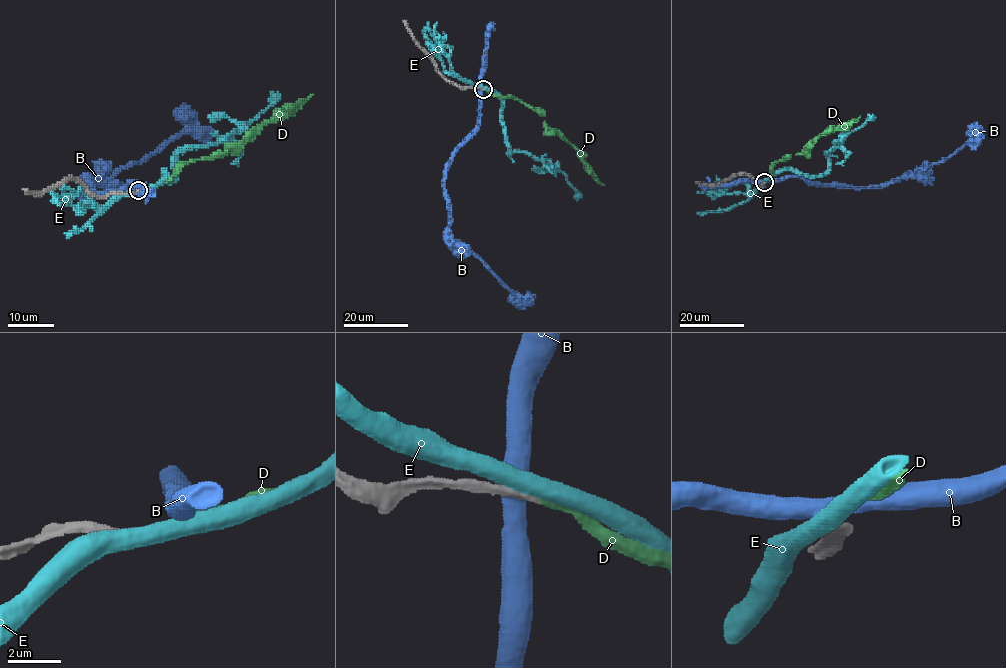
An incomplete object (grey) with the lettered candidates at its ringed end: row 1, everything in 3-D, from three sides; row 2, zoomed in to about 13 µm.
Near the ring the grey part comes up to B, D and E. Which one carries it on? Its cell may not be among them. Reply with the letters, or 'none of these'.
D

